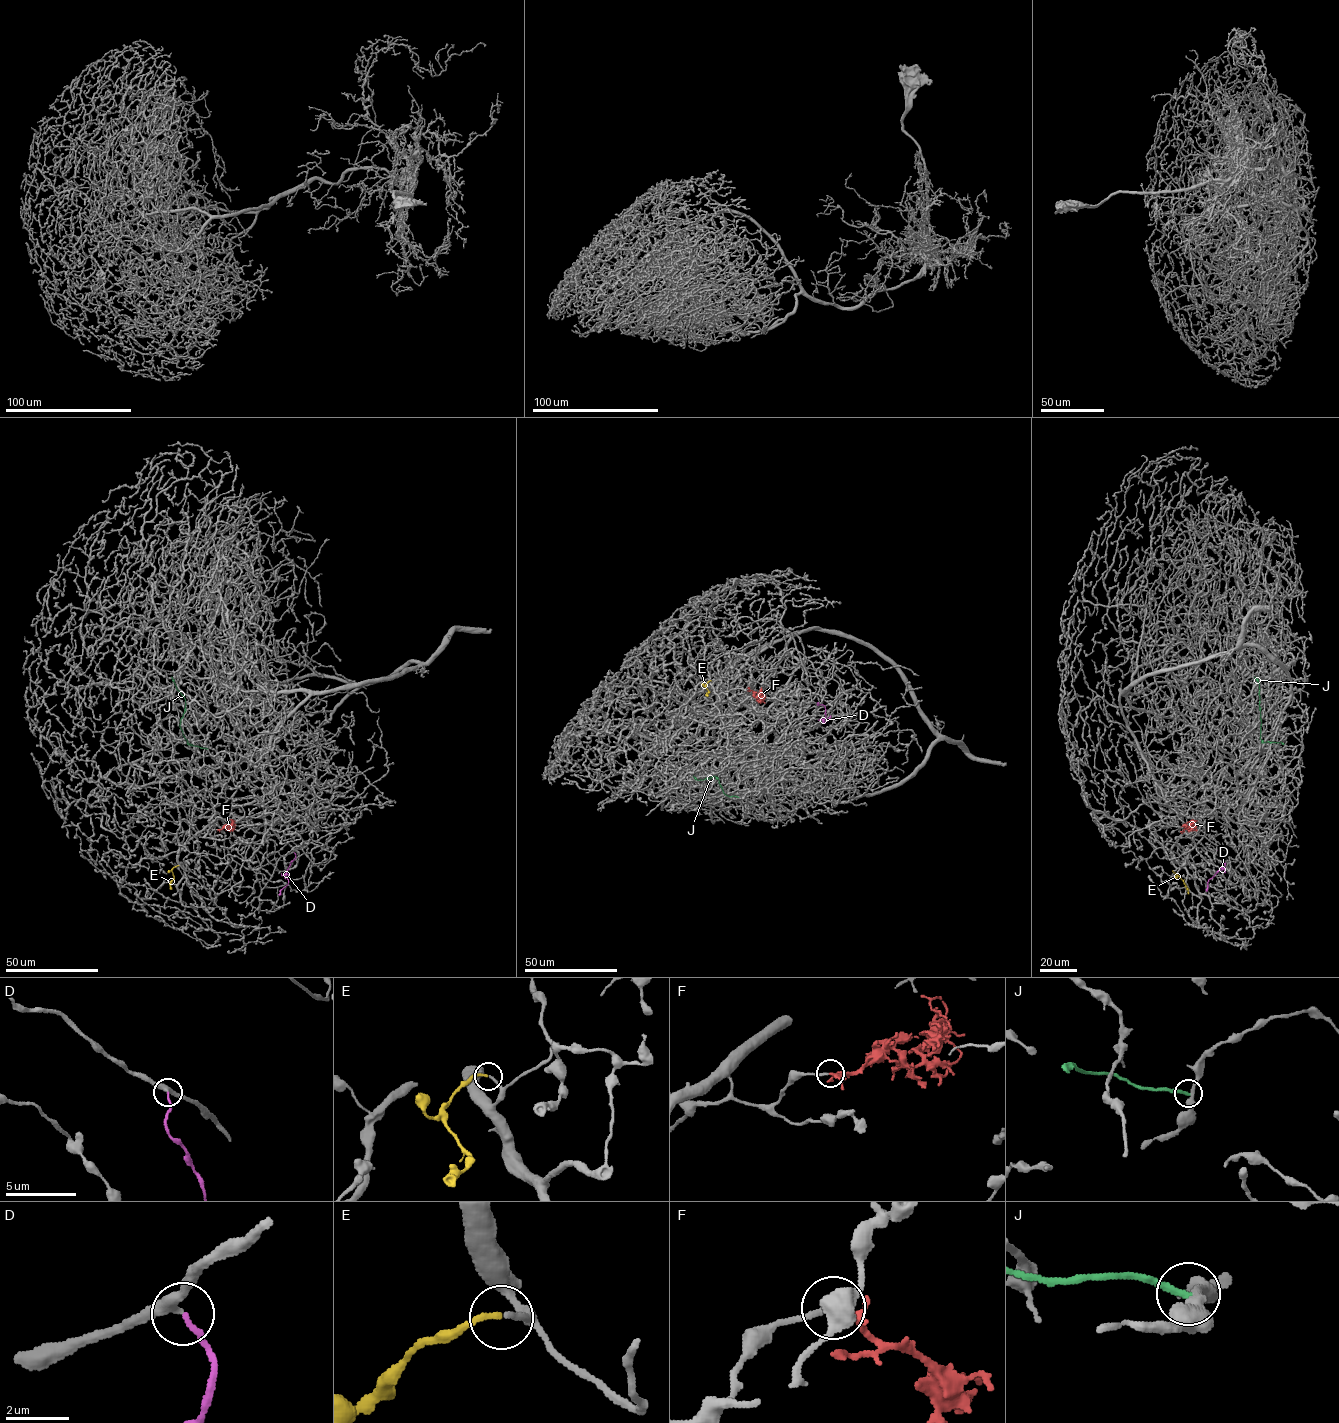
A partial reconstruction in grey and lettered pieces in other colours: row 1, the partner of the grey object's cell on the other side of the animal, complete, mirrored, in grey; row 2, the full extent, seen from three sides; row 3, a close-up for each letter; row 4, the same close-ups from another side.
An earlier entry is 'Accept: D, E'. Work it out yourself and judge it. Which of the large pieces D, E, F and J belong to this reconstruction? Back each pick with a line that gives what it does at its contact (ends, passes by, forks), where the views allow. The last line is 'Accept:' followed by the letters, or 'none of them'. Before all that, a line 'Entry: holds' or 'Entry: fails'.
Entry: holds
D: It ends there
E: It ends there
Accept: D, E

